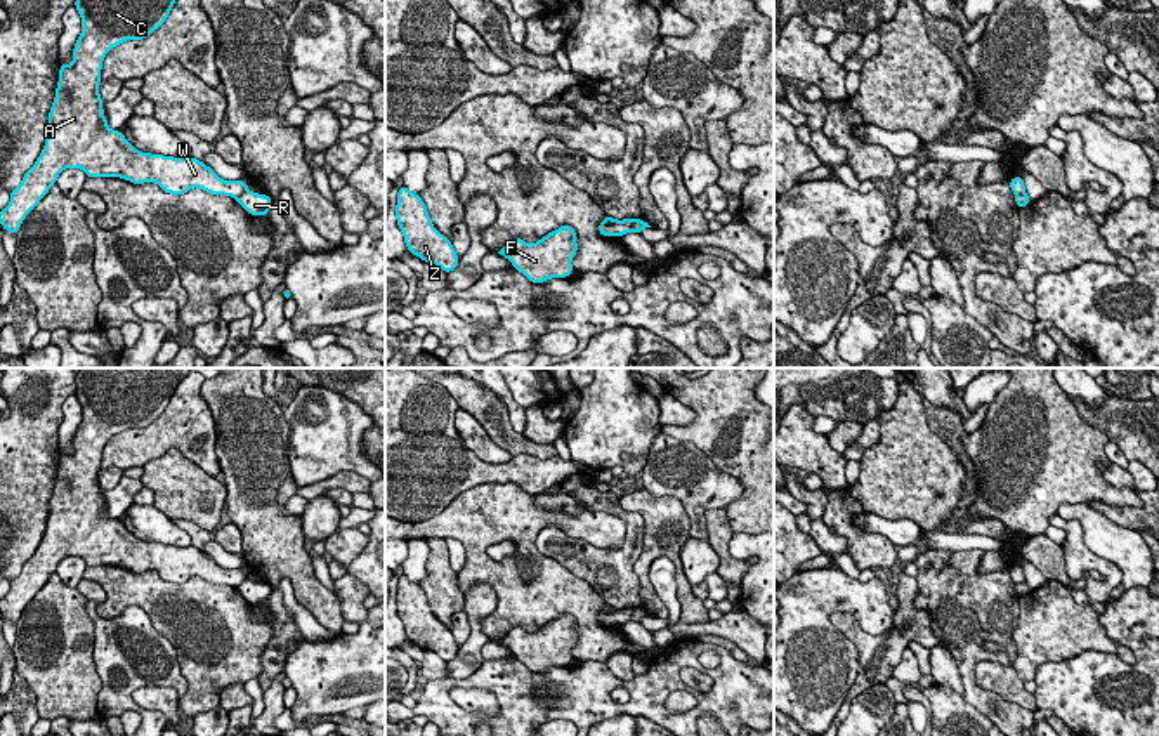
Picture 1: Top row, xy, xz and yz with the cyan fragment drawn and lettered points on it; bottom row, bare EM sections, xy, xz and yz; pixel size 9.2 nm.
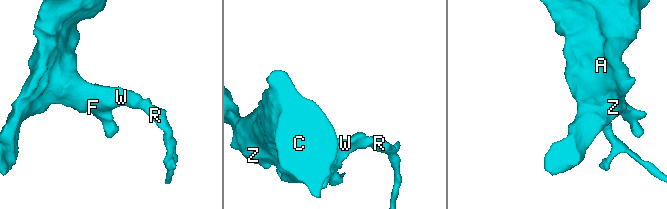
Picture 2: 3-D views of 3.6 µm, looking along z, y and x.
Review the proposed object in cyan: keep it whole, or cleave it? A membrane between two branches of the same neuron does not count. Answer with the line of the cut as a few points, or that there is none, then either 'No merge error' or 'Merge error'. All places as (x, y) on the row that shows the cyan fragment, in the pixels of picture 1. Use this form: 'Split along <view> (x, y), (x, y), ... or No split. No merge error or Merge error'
Split along xy (247, 190), (236, 198). Merge error

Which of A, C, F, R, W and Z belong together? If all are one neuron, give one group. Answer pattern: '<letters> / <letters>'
A C F W Z / R

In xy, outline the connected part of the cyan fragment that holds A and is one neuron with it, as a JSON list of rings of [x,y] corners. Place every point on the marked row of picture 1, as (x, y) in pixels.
[[[76,0],[82,16],[82,33],[73,49],[73,62],[61,64],[56,97],[49,113],[45,146],[21,184],[10,191],[9,205],[0,210],[0,224],[17,234],[26,215],[56,184],[64,168],[82,168],[87,177],[120,177],[134,184],[156,182],[161,191],[186,194],[200,187],[210,194],[239,198],[248,186],[243,179],[224,181],[196,158],[174,158],[135,149],[120,130],[111,130],[99,94],[104,56],[127,40],[147,38],[170,14],[175,0]]]

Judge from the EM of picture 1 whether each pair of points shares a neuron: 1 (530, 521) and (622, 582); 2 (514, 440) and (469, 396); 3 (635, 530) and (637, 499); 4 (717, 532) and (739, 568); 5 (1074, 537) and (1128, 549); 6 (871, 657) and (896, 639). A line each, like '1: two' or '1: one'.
1: two
2: one
3: two
4: one
5: two
6: one

